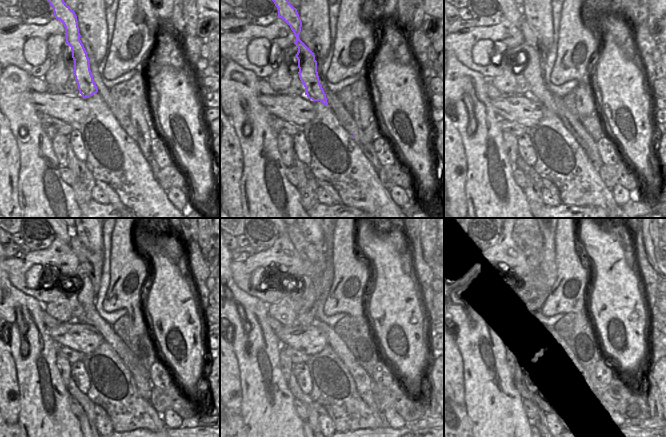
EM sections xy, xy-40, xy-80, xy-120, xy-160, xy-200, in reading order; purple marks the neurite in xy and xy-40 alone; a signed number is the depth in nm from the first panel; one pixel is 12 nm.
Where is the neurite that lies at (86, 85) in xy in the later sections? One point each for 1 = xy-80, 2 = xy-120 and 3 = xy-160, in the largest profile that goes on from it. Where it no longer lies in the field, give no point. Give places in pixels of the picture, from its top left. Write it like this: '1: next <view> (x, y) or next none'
1: next xy-80 (532, 72)
2: next xy-120 (86, 297)
3: next xy-160 (363, 381)

